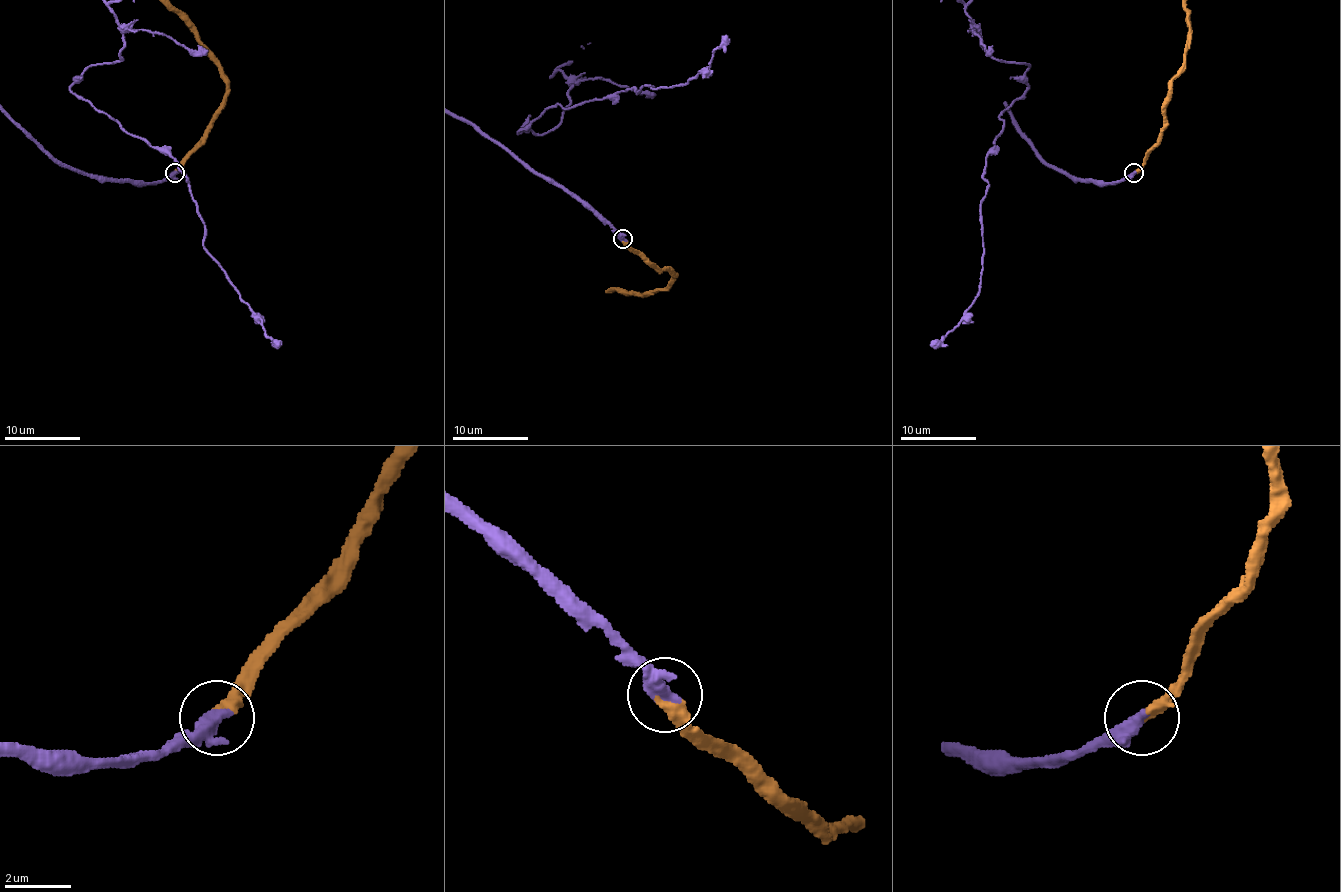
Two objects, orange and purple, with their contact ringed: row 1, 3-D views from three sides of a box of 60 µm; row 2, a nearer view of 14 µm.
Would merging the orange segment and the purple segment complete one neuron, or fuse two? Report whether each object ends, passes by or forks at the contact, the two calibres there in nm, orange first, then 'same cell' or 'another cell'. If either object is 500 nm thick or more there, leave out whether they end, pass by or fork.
360/500 nm | same cell

